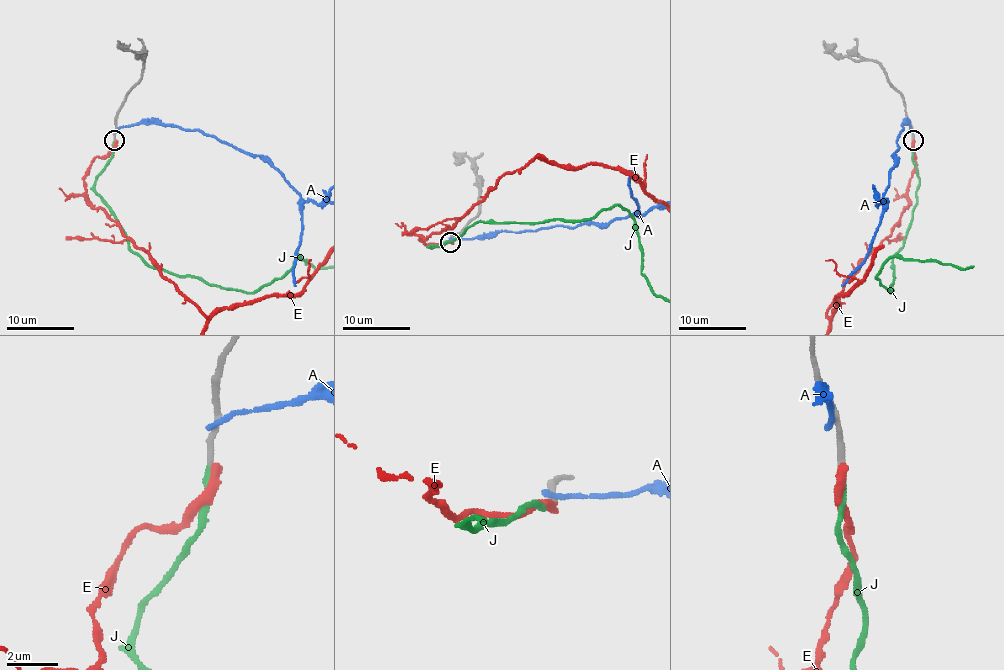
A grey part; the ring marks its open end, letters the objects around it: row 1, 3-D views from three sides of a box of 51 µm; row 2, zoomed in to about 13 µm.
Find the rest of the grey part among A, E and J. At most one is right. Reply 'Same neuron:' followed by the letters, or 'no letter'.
Same neuron: J

